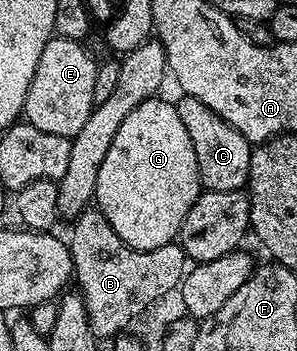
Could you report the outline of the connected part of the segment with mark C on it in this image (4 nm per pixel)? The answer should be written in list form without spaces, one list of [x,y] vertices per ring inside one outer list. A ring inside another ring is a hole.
[[[181,97],[181,102],[175,103],[178,116],[182,116],[182,124],[186,124],[186,132],[190,132],[190,144],[194,144],[194,156],[198,156],[198,172],[200,184],[204,190],[217,190],[218,192],[230,192],[231,190],[244,190],[248,184],[250,172],[250,156],[253,143],[242,136],[222,116],[210,112],[202,100]]]

